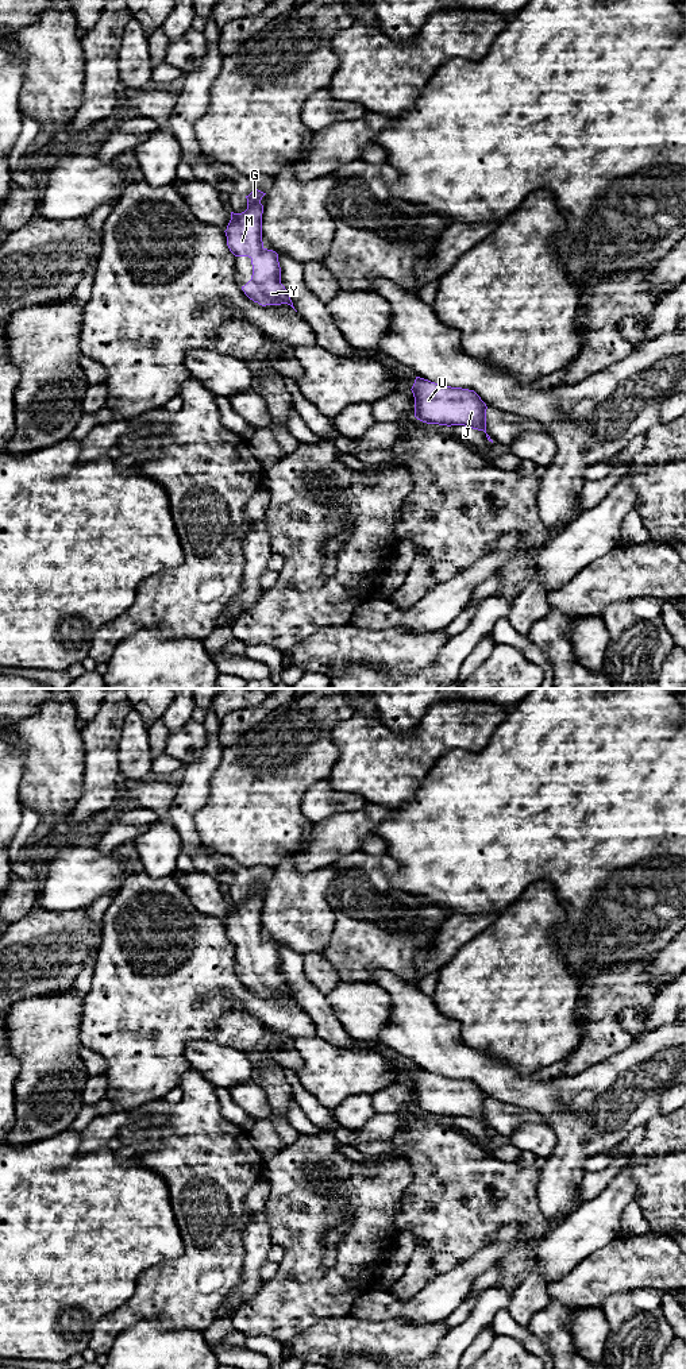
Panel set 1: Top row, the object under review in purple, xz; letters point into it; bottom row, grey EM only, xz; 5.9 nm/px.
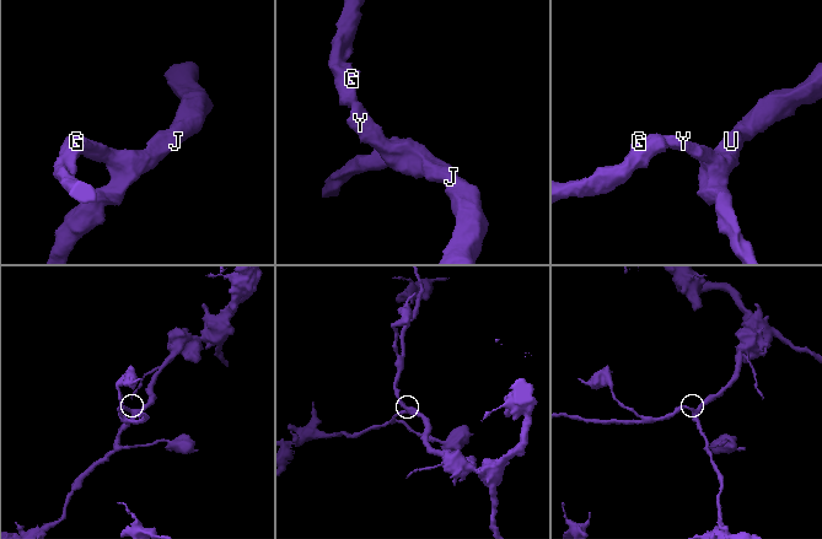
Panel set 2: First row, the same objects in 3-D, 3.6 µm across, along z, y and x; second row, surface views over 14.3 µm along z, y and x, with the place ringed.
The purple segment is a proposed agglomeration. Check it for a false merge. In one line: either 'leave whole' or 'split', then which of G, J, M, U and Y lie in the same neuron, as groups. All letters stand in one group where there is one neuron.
leave whole; groups G J M U Y

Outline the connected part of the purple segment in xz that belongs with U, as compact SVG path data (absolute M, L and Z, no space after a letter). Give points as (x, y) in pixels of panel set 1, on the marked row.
M416 377L412 386L415 397L415 417L427 424L465 425L486 433L486 404L469 389L443 386L428 379Z

